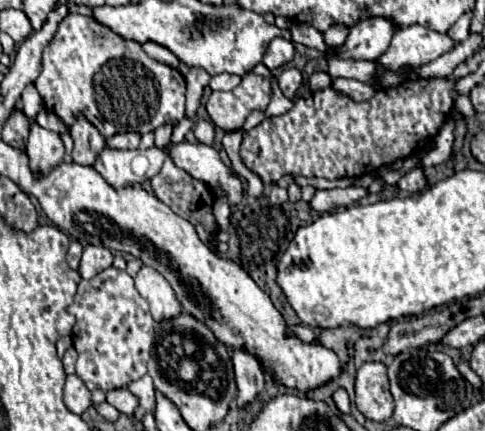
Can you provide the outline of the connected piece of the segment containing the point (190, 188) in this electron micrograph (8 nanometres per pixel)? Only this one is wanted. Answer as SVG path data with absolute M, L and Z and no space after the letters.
M169 158L163 162L163 168L159 170L157 176L151 178L151 186L153 186L153 192L155 196L167 204L177 216L185 218L187 222L191 222L195 226L195 232L201 240L209 240L213 234L215 234L215 218L211 214L211 206L213 206L213 190L205 184L205 182L199 182L199 180L193 180L187 172L181 172L181 168L177 168Z

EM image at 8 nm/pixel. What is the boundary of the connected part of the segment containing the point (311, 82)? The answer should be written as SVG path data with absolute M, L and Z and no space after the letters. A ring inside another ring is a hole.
M316 71L309 76L306 87L310 92L317 92L317 90L323 90L323 88L331 86L333 80L335 80L335 78L329 73L325 71Z

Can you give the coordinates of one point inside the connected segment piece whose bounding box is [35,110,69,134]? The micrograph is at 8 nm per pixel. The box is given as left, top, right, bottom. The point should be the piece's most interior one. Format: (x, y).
(47, 119)

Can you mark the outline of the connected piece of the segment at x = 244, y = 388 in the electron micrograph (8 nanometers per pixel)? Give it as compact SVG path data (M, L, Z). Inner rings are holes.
M237 348L231 354L233 354L233 366L235 366L235 382L239 388L237 402L239 406L245 406L263 390L263 384L265 384L263 364L257 356L247 352L245 348Z

